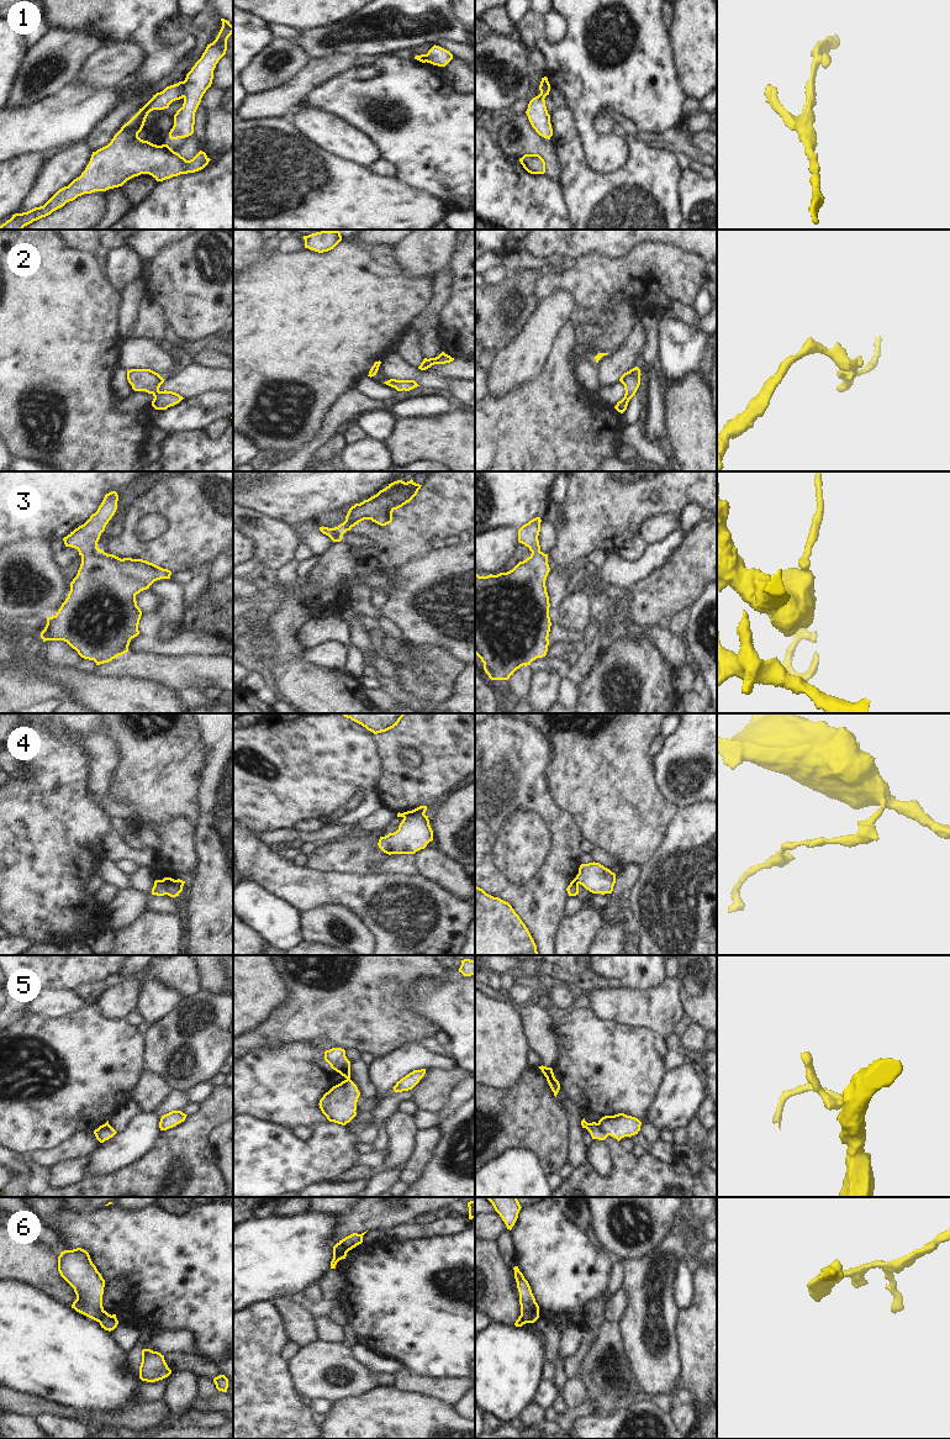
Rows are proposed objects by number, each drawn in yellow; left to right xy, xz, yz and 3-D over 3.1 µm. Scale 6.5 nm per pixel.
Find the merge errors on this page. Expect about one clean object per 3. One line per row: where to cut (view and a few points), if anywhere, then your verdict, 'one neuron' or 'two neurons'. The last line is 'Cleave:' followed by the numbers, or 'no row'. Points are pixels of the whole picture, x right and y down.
1: cut in xy along (183, 82), (185, 88), (184, 96); two neurons
2: no cut; one neuron
3: no cut; one neuron
4: cut in xz along (423, 813), (406, 813), (402, 816); two neurons
5: cut in yz along (597, 1123), (608, 1134); two neurons
6: cut in xy along (105, 1311), (98, 1321); two neurons
Cleave: 1, 4, 5, 6

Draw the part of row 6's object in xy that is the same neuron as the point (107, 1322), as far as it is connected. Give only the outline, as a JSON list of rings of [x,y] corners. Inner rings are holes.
[[[106,1311],[104,1312],[102,1317],[100,1318],[99,1321],[101,1328],[104,1328],[105,1330],[114,1330],[117,1324],[118,1324],[118,1321],[116,1318],[116,1314],[109,1314]]]

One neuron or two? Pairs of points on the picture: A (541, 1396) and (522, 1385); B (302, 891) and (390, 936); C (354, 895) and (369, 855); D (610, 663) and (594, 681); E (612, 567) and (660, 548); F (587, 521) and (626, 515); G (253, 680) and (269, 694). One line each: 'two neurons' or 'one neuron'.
A: two neurons
B: one neuron
C: two neurons
D: one neuron
E: one neuron
F: one neuron
G: one neuron

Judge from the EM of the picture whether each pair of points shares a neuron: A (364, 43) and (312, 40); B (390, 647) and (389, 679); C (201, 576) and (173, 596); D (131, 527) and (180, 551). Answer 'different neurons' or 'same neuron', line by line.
A: same neuron
B: different neurons
C: different neurons
D: same neuron

